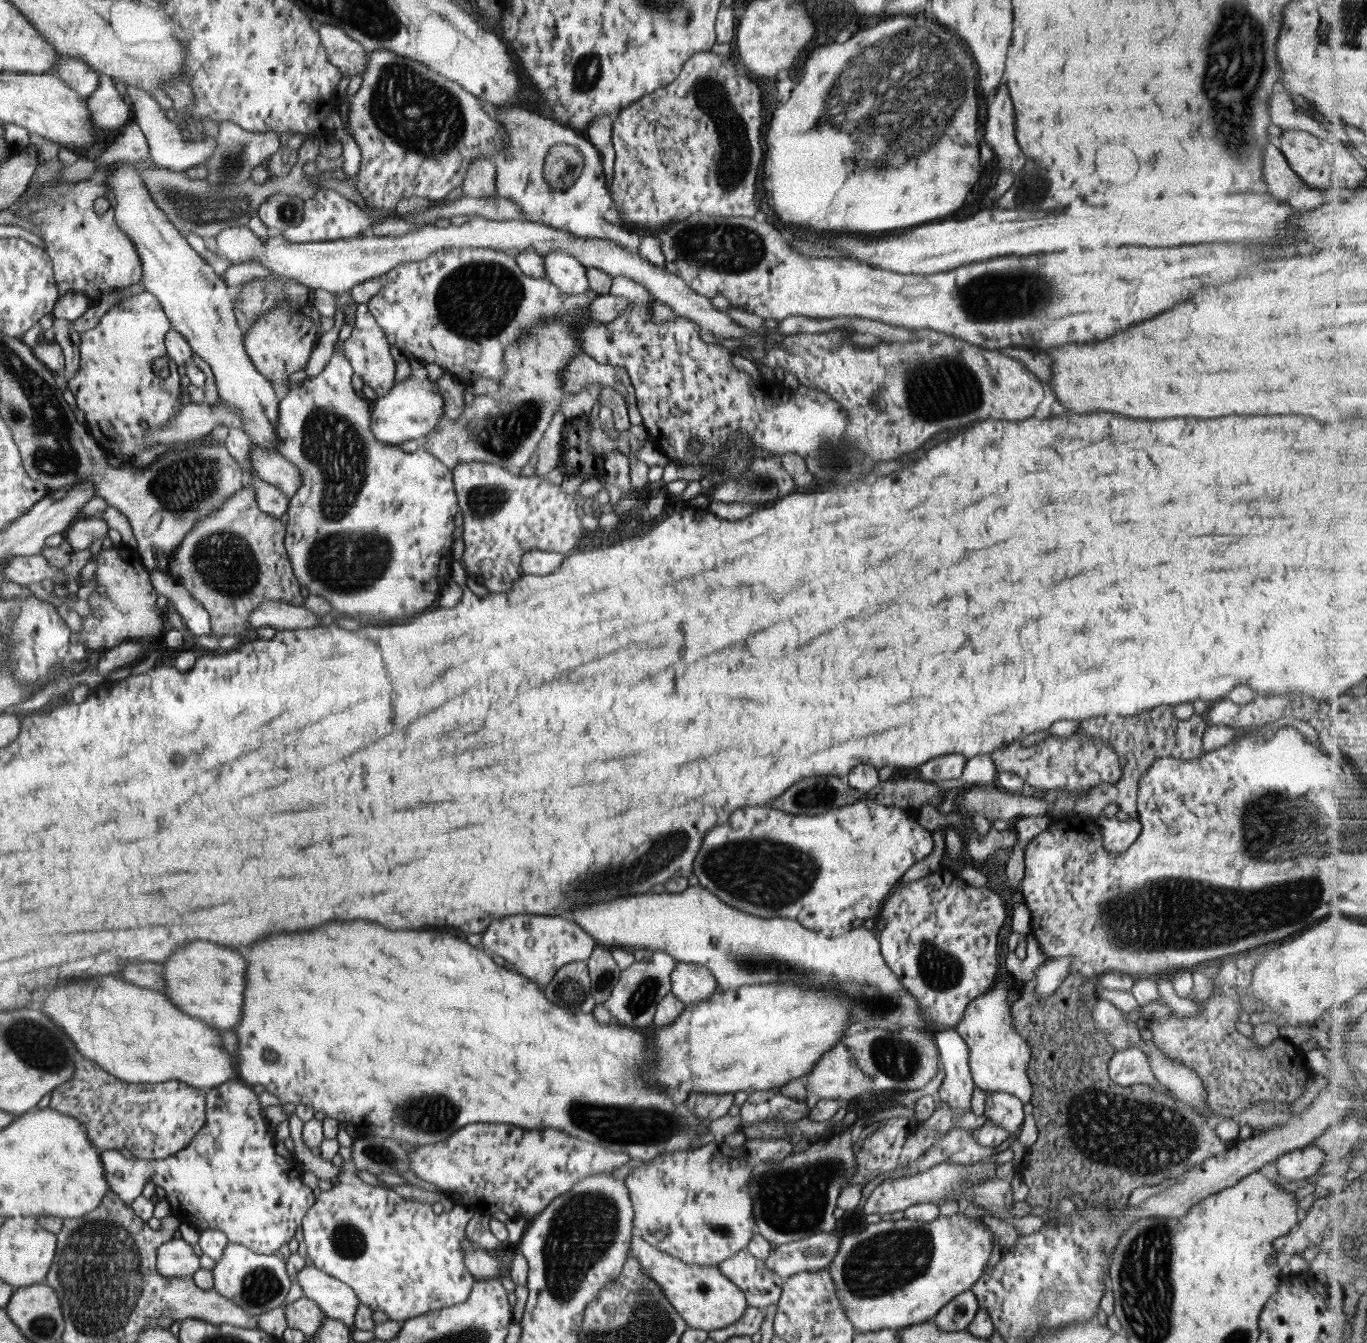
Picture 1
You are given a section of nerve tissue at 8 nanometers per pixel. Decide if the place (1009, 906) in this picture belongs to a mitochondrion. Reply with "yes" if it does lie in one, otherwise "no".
no

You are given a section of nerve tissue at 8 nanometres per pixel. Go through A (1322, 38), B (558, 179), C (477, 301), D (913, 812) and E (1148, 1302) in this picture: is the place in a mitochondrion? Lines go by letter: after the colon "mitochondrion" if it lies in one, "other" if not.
A: other
B: mitochondrion
C: mitochondrion
D: other
E: mitochondrion

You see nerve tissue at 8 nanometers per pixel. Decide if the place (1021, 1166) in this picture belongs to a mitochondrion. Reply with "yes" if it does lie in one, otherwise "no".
no

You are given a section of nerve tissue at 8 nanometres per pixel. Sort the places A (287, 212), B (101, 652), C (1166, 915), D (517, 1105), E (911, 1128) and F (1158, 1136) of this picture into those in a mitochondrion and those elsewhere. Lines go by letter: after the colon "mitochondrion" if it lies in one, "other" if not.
A: mitochondrion
B: other
C: mitochondrion
D: other
E: other
F: mitochondrion

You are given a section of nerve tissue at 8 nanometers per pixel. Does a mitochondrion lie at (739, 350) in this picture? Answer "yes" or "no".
no

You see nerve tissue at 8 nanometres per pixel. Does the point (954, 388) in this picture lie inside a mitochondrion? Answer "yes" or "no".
yes

